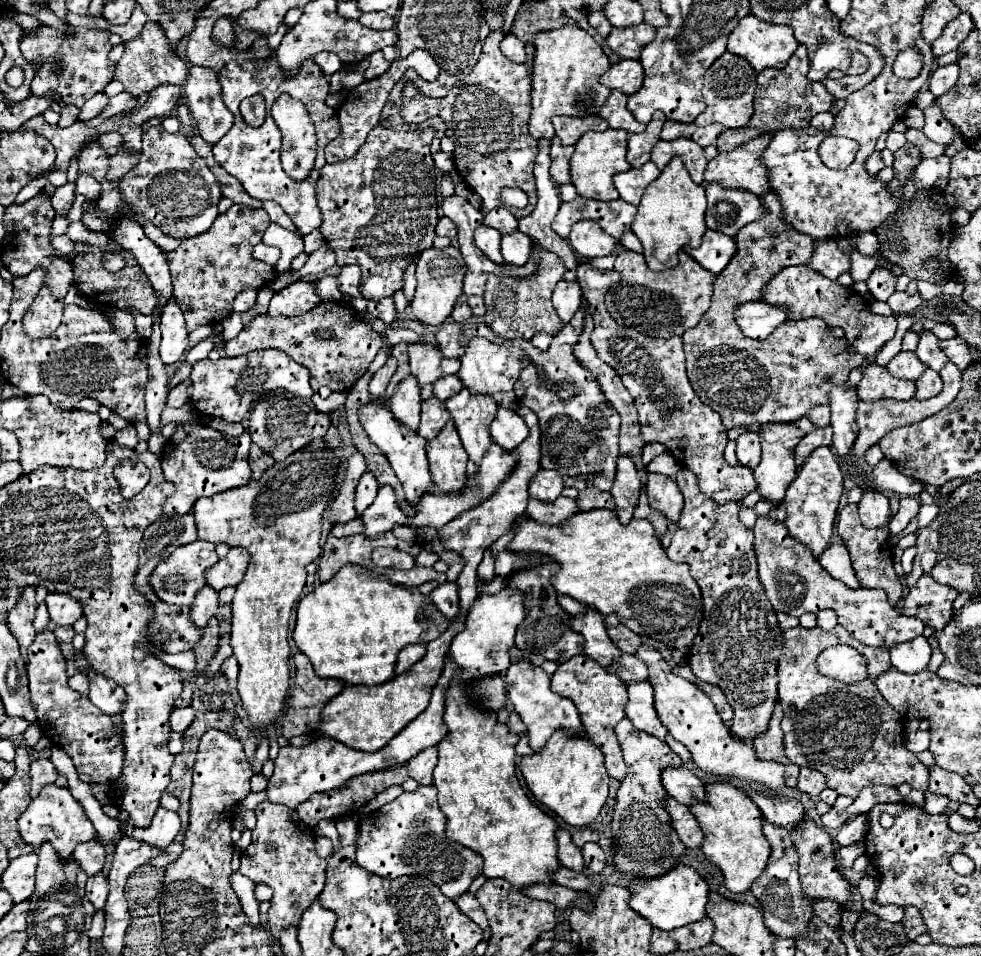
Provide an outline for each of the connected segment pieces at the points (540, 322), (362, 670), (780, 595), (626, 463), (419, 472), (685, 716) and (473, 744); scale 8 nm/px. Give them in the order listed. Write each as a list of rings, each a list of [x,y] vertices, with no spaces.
[[[532,243],[532,259],[536,259],[536,271],[528,277],[512,277],[512,275],[490,275],[486,281],[484,291],[484,303],[486,303],[486,315],[484,321],[496,335],[502,339],[532,339],[536,333],[548,333],[556,335],[564,323],[558,319],[556,309],[552,307],[552,289],[564,275],[564,263],[560,263],[558,255],[552,255],[550,251],[540,251]]]
[[[344,565],[330,581],[318,585],[298,603],[296,629],[292,633],[298,649],[310,657],[316,675],[340,679],[350,685],[380,685],[394,679],[394,661],[410,643],[428,643],[448,627],[428,595],[390,583],[388,577],[376,575],[360,565]]]
[[[768,517],[757,519],[753,527],[754,553],[758,559],[758,577],[764,591],[776,611],[800,617],[806,611],[816,613],[818,609],[834,609],[838,613],[838,623],[868,647],[886,647],[912,641],[922,635],[924,623],[914,617],[904,617],[896,607],[890,605],[888,597],[880,589],[848,589],[844,583],[832,579],[824,567],[812,557],[812,553],[790,539],[784,523],[774,523]]]
[[[620,455],[618,457],[618,471],[616,471],[616,479],[612,485],[612,497],[616,501],[616,515],[620,519],[620,523],[628,523],[632,519],[632,511],[638,503],[640,497],[640,477],[636,471],[636,465],[632,463],[630,455]]]
[[[370,403],[364,409],[360,409],[360,421],[370,437],[370,441],[374,445],[380,447],[380,451],[388,457],[396,477],[400,479],[406,499],[412,507],[416,507],[416,503],[420,503],[422,495],[430,491],[430,487],[434,487],[432,477],[430,477],[430,469],[428,469],[428,461],[426,461],[426,441],[418,435],[412,433],[408,427],[404,427],[402,423],[398,423],[392,415],[390,409],[386,409],[380,403]]]
[[[642,645],[636,651],[636,657],[640,657],[648,665],[650,683],[654,687],[654,705],[656,705],[660,721],[668,727],[670,735],[676,741],[688,747],[688,751],[692,753],[692,761],[704,773],[712,773],[720,779],[726,777],[726,779],[736,779],[746,783],[754,781],[766,787],[766,791],[770,793],[776,793],[780,787],[784,787],[784,765],[776,761],[758,759],[752,741],[734,737],[730,727],[720,719],[720,715],[714,709],[714,703],[708,699],[704,691],[700,691],[694,683],[674,675],[670,665],[660,657],[656,649]]]
[[[452,683],[446,695],[444,723],[448,727],[448,737],[438,743],[438,765],[434,769],[434,785],[438,789],[438,803],[446,815],[446,835],[448,839],[480,853],[484,857],[486,877],[504,877],[516,891],[530,887],[532,883],[552,883],[552,875],[560,867],[556,857],[556,829],[558,823],[538,809],[524,793],[516,777],[516,753],[518,735],[510,733],[506,725],[498,723],[496,713],[482,713],[460,691],[460,683]]]

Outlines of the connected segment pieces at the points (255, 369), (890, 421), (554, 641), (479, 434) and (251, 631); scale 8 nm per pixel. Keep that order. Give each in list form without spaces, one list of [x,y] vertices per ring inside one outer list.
[[[276,349],[252,351],[242,357],[222,357],[216,363],[212,363],[210,359],[198,361],[192,367],[190,379],[192,379],[192,405],[204,415],[220,417],[228,423],[240,423],[250,411],[252,403],[262,393],[268,391],[284,389],[306,401],[310,401],[314,395],[310,387],[308,369],[292,361],[288,355],[284,355],[284,351],[276,351]]]
[[[948,361],[948,363],[944,365],[944,369],[940,369],[940,373],[942,373],[944,389],[942,389],[942,393],[940,393],[938,397],[934,397],[934,399],[926,399],[926,401],[918,401],[918,399],[908,399],[908,401],[881,399],[872,401],[872,403],[860,401],[860,405],[858,405],[858,417],[856,417],[858,427],[860,427],[860,433],[858,433],[858,437],[856,437],[856,453],[850,453],[850,455],[856,457],[856,459],[858,459],[858,457],[864,457],[866,449],[868,449],[870,445],[878,443],[888,431],[892,431],[892,429],[896,429],[896,427],[904,427],[904,425],[916,423],[916,421],[920,421],[920,419],[924,419],[924,417],[930,417],[930,415],[934,415],[936,411],[944,409],[948,403],[952,403],[954,397],[956,397],[958,391],[960,391],[962,373],[960,373],[960,369],[958,369],[956,365],[952,365],[952,361]]]
[[[554,561],[542,563],[540,567],[526,569],[526,571],[514,571],[512,577],[508,579],[508,585],[516,585],[520,591],[526,593],[526,619],[520,623],[516,631],[516,647],[530,651],[530,653],[540,653],[544,659],[552,659],[556,663],[564,663],[570,657],[578,655],[584,651],[584,637],[576,631],[572,631],[570,619],[560,603],[558,603],[558,593],[552,587],[550,579],[560,571],[560,565]]]
[[[462,389],[458,395],[444,401],[446,409],[450,411],[458,435],[466,453],[470,455],[466,475],[476,475],[482,457],[486,455],[488,447],[492,445],[490,437],[490,423],[496,417],[498,403],[488,395],[472,395],[468,389]]]
[[[314,439],[304,449],[292,453],[286,461],[274,463],[258,481],[250,481],[244,487],[228,489],[212,497],[202,497],[194,503],[192,513],[196,519],[198,539],[212,543],[242,545],[250,551],[250,567],[244,579],[238,583],[232,601],[232,635],[230,645],[234,657],[240,663],[238,693],[242,707],[248,713],[250,723],[262,733],[260,747],[252,759],[254,773],[262,771],[262,763],[268,759],[270,737],[268,727],[276,725],[284,711],[284,701],[290,685],[290,645],[288,645],[288,621],[294,603],[300,599],[306,583],[306,565],[320,555],[320,533],[322,533],[322,513],[326,503],[336,495],[334,475],[338,467],[336,455],[326,447],[322,439]]]

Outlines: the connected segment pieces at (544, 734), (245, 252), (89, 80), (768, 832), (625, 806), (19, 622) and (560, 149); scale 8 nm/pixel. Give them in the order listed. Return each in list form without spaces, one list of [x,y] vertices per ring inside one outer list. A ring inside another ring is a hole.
[[[528,659],[512,661],[510,667],[506,669],[504,679],[506,679],[506,685],[508,685],[506,687],[508,699],[512,701],[516,713],[520,715],[520,719],[526,725],[526,733],[528,733],[532,751],[540,751],[544,747],[544,743],[548,741],[548,737],[552,735],[552,731],[560,729],[560,727],[564,727],[572,735],[584,735],[584,727],[580,723],[580,717],[578,717],[574,703],[570,699],[564,699],[562,695],[556,695],[550,689],[550,677],[542,667],[532,665]]]
[[[232,205],[226,213],[216,217],[216,223],[204,235],[196,239],[182,241],[174,251],[168,253],[168,265],[172,273],[172,285],[180,309],[184,311],[188,331],[194,331],[202,325],[216,325],[226,311],[232,311],[234,297],[244,287],[262,289],[278,277],[276,267],[266,265],[252,257],[252,249],[260,243],[264,229],[268,227],[270,217],[264,209],[248,209],[244,205]]]
[[[40,27],[40,31],[36,35],[24,35],[24,39],[20,43],[22,55],[28,61],[42,65],[30,83],[32,95],[44,95],[48,89],[54,89],[60,93],[60,97],[66,103],[74,103],[76,107],[82,107],[90,97],[100,93],[106,87],[106,83],[112,81],[114,63],[110,63],[110,59],[108,59],[108,53],[112,49],[112,45],[108,43],[108,37],[110,37],[108,31],[86,29],[86,27],[76,29],[74,35],[70,35],[68,39],[64,39],[64,35],[60,35],[60,31],[54,31],[50,27]],[[52,59],[60,59],[60,63],[62,63],[60,75],[54,75]]]
[[[764,821],[764,835],[768,837],[768,841],[772,845],[772,853],[770,853],[770,859],[768,859],[764,873],[760,875],[760,879],[756,879],[752,883],[750,891],[760,901],[760,909],[762,909],[766,927],[778,937],[794,939],[794,937],[806,933],[808,927],[810,927],[810,921],[814,917],[812,901],[804,895],[804,891],[800,887],[798,855],[796,855],[796,849],[792,847],[790,833],[782,827],[776,827],[776,825]]]
[[[624,717],[616,725],[616,737],[624,753],[624,761],[628,767],[626,777],[620,781],[620,789],[616,793],[616,803],[614,803],[614,815],[610,821],[610,833],[612,833],[612,861],[616,865],[616,871],[622,873],[624,877],[642,877],[642,879],[654,879],[662,877],[668,871],[672,871],[682,855],[686,853],[686,847],[682,847],[674,827],[672,819],[666,811],[664,801],[668,799],[668,793],[664,791],[662,785],[662,771],[664,767],[682,767],[680,757],[668,747],[668,743],[638,731],[632,727],[630,719]],[[636,847],[642,847],[642,861],[636,861]],[[628,869],[630,873],[624,873]]]
[[[26,587],[22,591],[22,597],[18,599],[16,609],[12,609],[8,613],[8,627],[12,631],[12,635],[18,639],[20,643],[20,653],[26,659],[26,649],[32,643],[32,639],[36,637],[36,631],[32,627],[32,619],[36,613],[36,601],[34,601],[34,587]]]
[[[558,137],[552,139],[552,149],[550,149],[550,157],[552,157],[550,175],[552,175],[552,179],[558,185],[570,183],[570,159],[572,159],[572,153],[574,153],[574,147],[560,145],[560,139]]]

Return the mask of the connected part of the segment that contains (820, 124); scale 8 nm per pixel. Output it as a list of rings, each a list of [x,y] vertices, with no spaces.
[[[830,111],[818,113],[810,122],[810,125],[821,131],[832,129],[835,123],[835,117]]]

